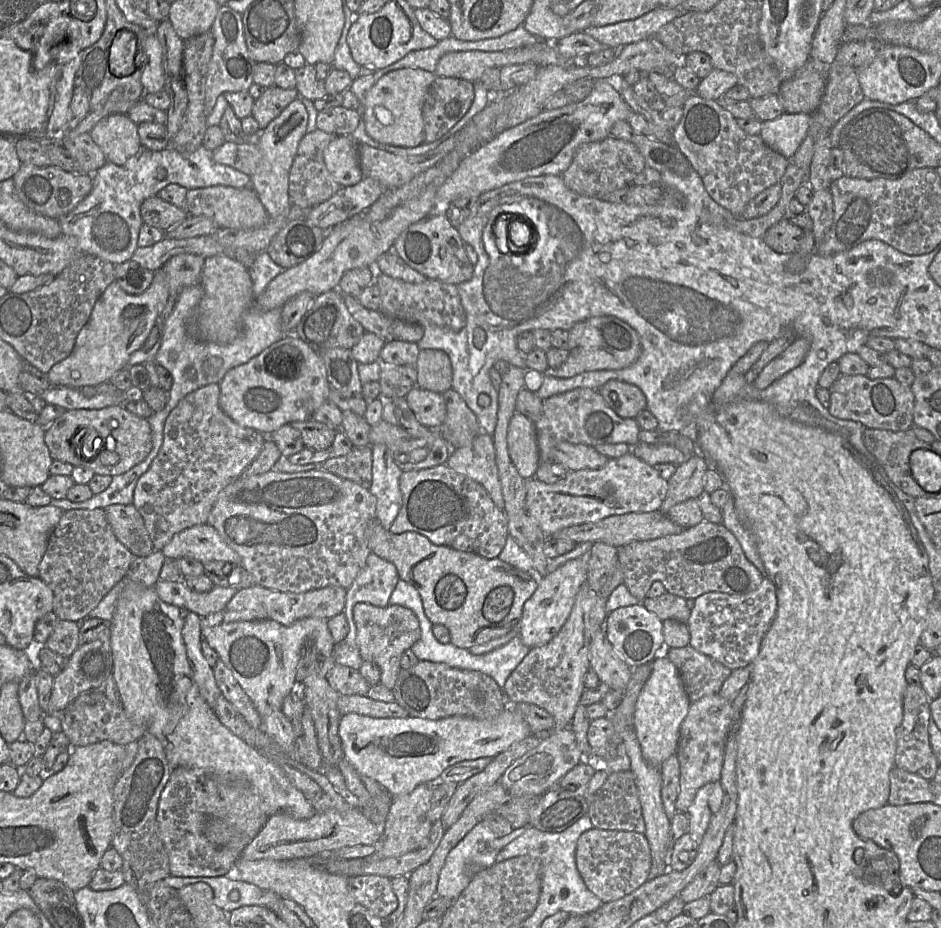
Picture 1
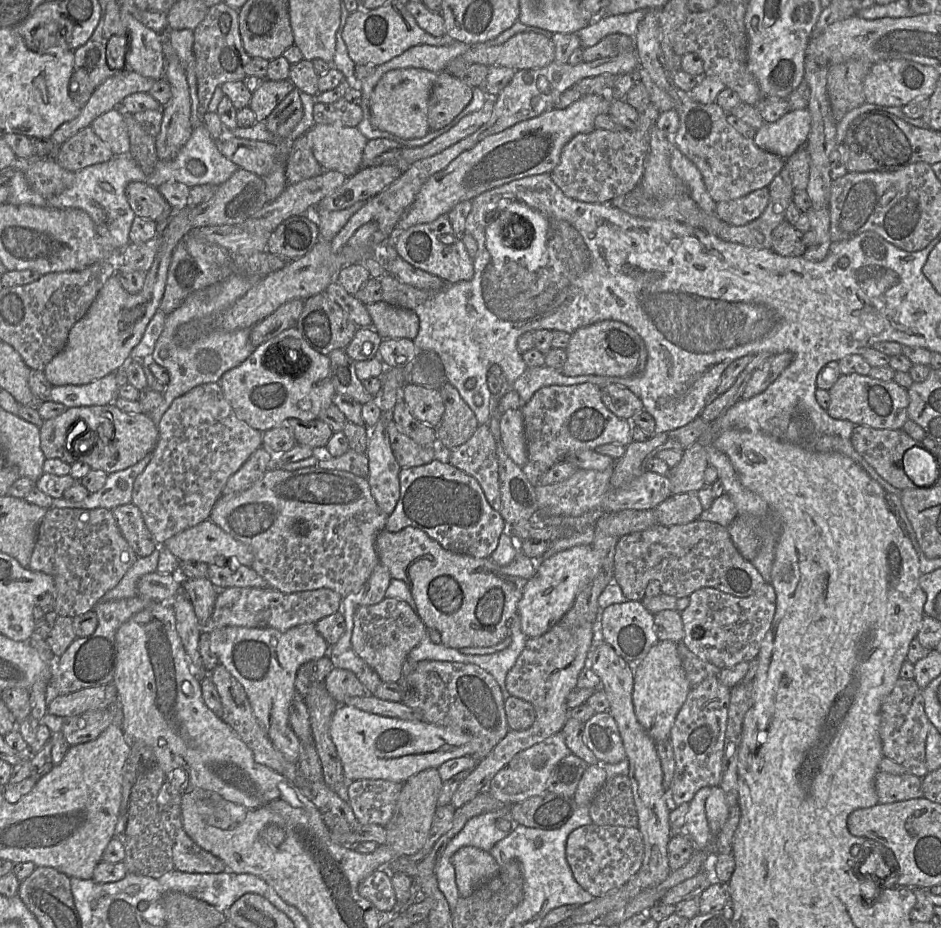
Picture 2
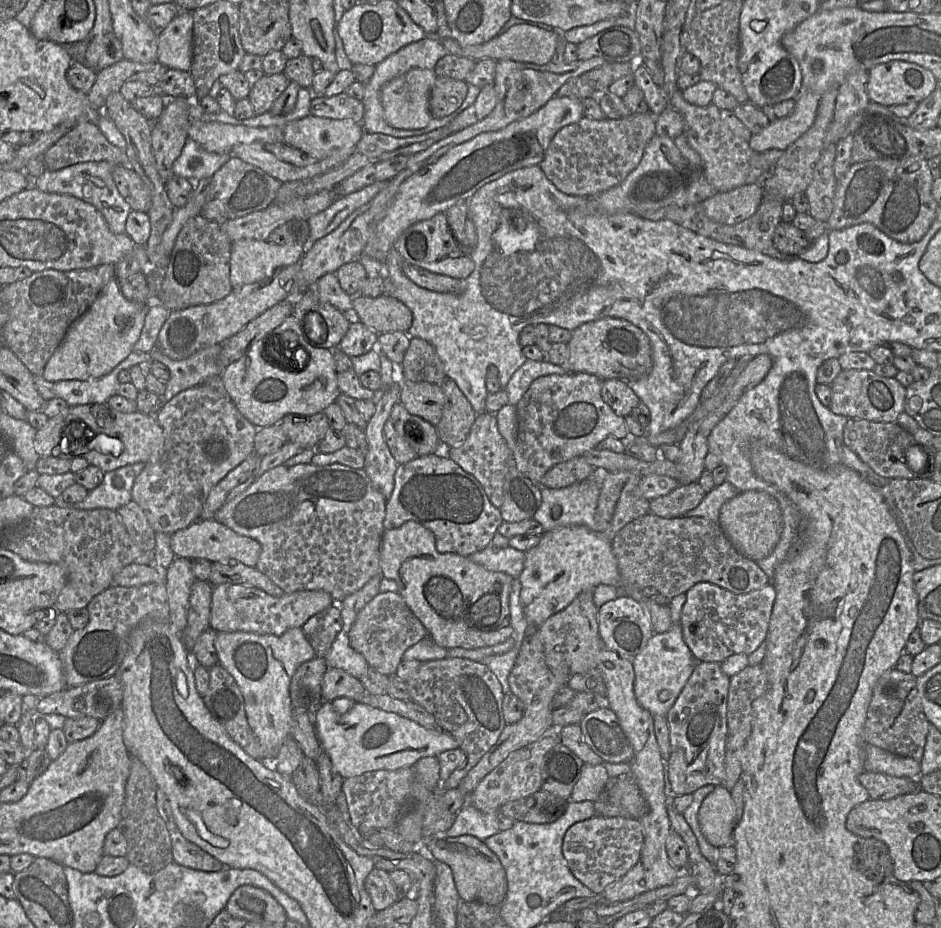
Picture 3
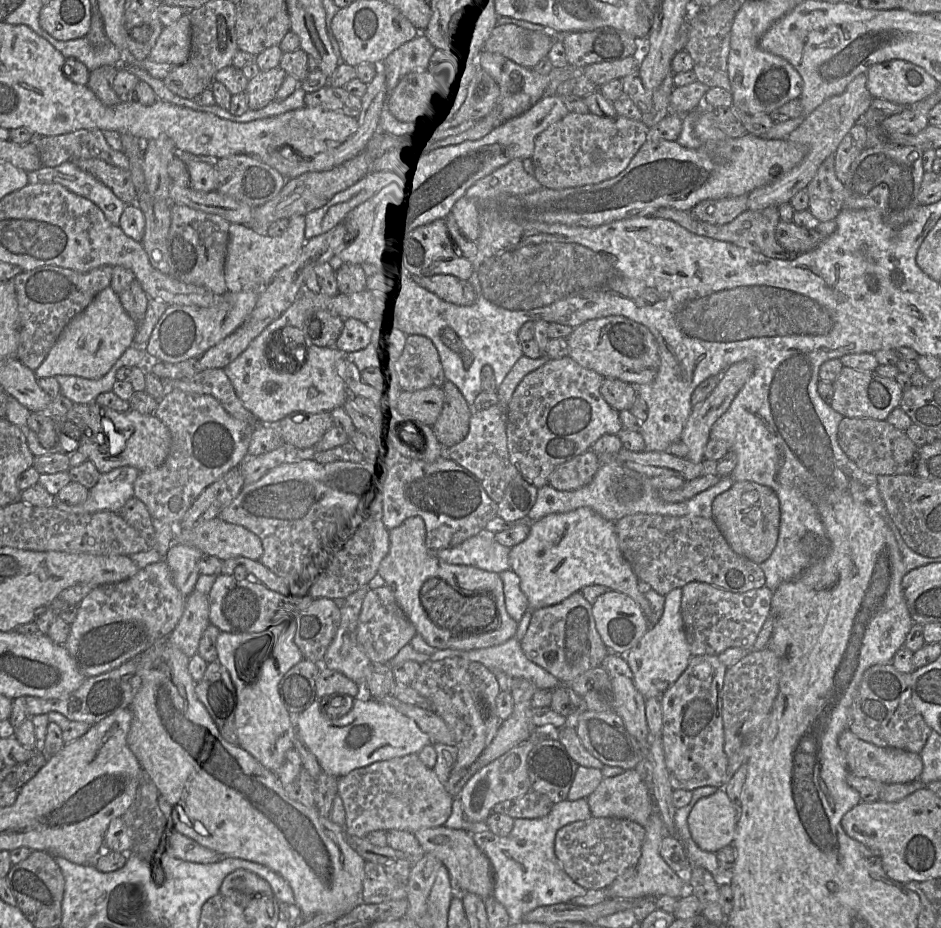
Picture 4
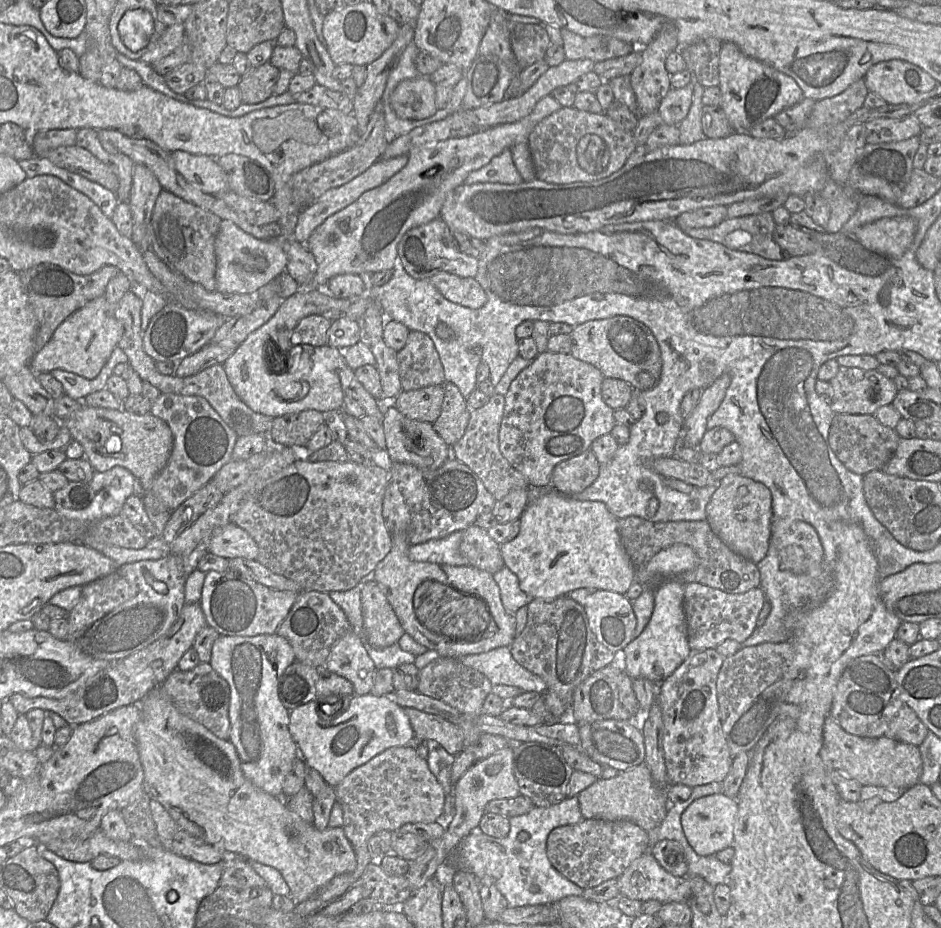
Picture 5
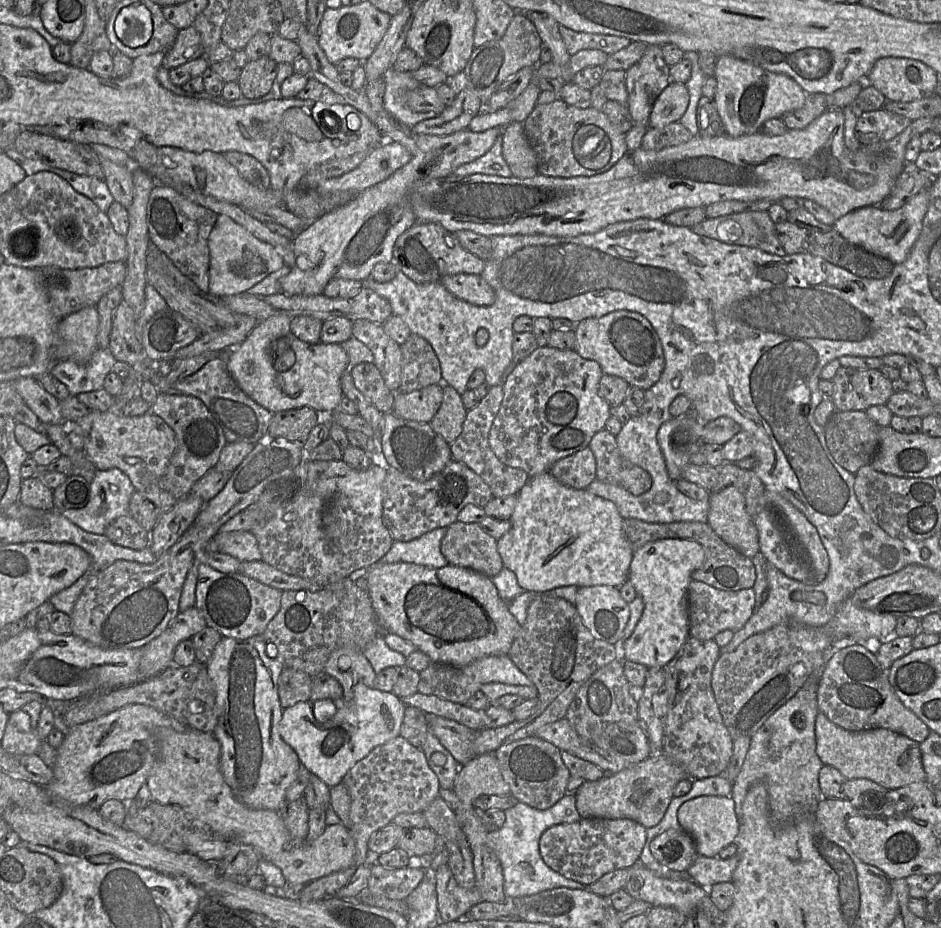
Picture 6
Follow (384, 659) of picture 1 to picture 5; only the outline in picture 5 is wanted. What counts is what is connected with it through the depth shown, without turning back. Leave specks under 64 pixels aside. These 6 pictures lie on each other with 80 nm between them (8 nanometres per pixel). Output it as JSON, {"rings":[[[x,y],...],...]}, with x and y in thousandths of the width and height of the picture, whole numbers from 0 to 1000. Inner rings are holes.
{"rings":[[[399,626],[386,628],[384,653],[391,693],[399,698],[422,694],[430,680],[411,645],[408,631]]]}

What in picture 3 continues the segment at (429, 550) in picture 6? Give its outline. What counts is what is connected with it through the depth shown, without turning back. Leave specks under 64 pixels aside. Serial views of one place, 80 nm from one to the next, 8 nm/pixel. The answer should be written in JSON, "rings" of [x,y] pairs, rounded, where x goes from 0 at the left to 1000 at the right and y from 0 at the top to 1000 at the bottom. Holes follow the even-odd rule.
{"rings":[[[518,588],[496,600],[521,615],[535,616],[546,623],[552,622],[558,606],[558,595],[543,589],[525,592]]]}

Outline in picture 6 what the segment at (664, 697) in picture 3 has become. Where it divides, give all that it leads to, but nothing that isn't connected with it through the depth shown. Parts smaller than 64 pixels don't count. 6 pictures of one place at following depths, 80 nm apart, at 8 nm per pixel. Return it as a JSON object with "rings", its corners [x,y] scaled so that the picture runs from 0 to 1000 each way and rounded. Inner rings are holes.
{"rings":[[[704,581],[673,595],[667,627],[684,649],[684,657],[672,684],[661,692],[665,711],[688,720],[705,720],[732,686],[730,639],[734,619],[749,603],[747,589],[730,581]]]}

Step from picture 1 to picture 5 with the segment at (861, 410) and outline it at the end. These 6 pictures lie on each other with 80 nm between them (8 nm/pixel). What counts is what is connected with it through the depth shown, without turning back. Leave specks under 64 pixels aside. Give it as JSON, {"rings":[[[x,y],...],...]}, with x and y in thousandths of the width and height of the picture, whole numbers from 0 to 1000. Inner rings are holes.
{"rings":[[[893,394],[891,402],[880,412],[885,418],[882,438],[887,446],[929,447],[934,439],[948,435],[954,423],[950,409],[935,403],[931,398],[916,399]]]}

